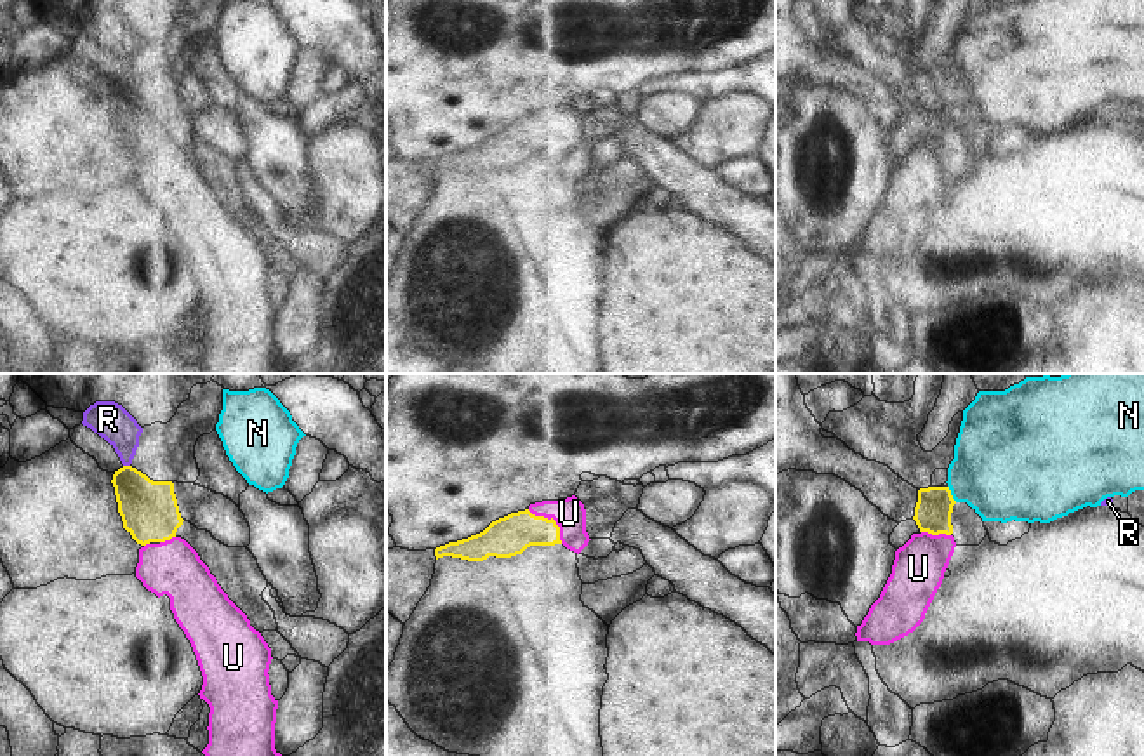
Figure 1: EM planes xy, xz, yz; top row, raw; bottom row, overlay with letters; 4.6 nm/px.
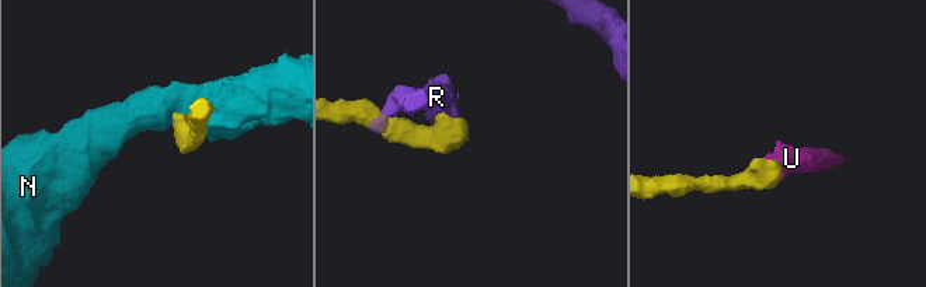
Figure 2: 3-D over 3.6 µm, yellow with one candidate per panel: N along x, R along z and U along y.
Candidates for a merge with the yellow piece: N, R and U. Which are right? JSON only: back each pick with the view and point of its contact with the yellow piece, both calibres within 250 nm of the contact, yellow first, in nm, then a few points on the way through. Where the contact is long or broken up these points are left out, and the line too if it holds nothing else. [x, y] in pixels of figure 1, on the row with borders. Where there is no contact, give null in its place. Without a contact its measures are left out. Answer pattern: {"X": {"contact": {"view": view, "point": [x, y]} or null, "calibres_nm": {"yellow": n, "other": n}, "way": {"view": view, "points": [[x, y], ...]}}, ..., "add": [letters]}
{"U": {"contact": {"view": "xz", "point": [552, 518]}, "calibres_nm": {"yellow": 190, "other": 150}, "way": {"view": "xz", "points": [[510, 536], [552, 518], [564, 518], [569, 513]]}}, "add": ["U"]}

